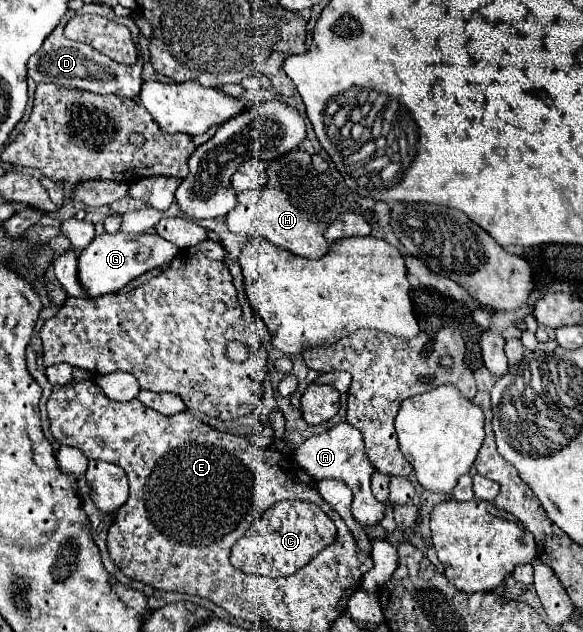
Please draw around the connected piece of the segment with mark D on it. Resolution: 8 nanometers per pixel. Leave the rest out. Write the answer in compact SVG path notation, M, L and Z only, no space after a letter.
M61 21L53 29L53 33L43 41L43 47L35 55L31 55L31 59L27 63L27 75L35 83L55 83L55 85L61 85L61 87L91 91L91 93L97 93L97 95L115 93L115 95L127 97L127 99L133 99L133 97L139 95L141 81L143 81L142 60L138 60L133 65L117 63L117 61L109 59L107 55L103 55L99 51L93 51L85 43L75 43L75 41L67 39L63 35L63 27L65 27L65 21Z

